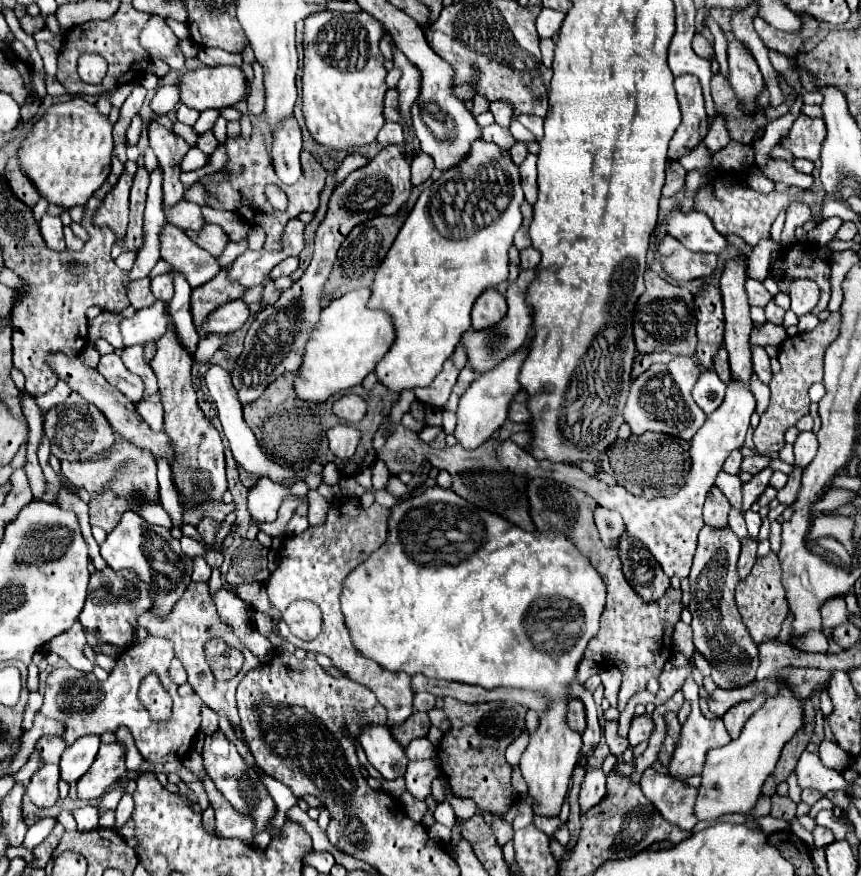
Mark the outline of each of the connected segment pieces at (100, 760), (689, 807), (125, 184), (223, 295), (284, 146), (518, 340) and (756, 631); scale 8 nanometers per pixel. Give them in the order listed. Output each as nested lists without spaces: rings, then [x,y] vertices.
[[[101,745],[93,767],[77,781],[77,797],[79,799],[99,799],[105,789],[117,779],[127,775],[125,753],[121,745]]]
[[[645,769],[641,777],[643,795],[659,809],[659,813],[673,825],[681,829],[693,829],[697,817],[693,813],[697,801],[697,787],[691,787],[671,775],[657,773],[655,769]]]
[[[127,161],[121,179],[107,193],[101,207],[93,215],[93,225],[95,227],[109,227],[117,235],[115,243],[119,243],[125,237],[127,219],[129,219],[129,189],[131,189],[135,171],[137,171],[137,163]]]
[[[221,269],[209,283],[195,287],[191,293],[191,315],[195,329],[199,333],[199,339],[205,339],[209,333],[203,329],[205,319],[215,311],[221,303],[229,303],[235,299],[241,299],[247,287],[241,283],[235,283],[225,269]]]
[[[287,117],[281,123],[281,127],[273,131],[273,145],[271,145],[275,171],[283,183],[295,183],[299,179],[301,175],[299,153],[301,153],[301,129],[295,117]]]
[[[529,269],[529,271],[519,271],[519,277],[515,283],[509,283],[507,287],[507,315],[495,325],[495,327],[487,327],[483,331],[465,331],[461,335],[461,345],[465,347],[465,353],[467,353],[467,363],[471,365],[471,369],[479,375],[495,369],[505,357],[509,357],[511,353],[519,351],[525,343],[527,343],[527,337],[529,337],[529,329],[531,329],[531,311],[529,311],[529,305],[525,303],[525,291],[529,287],[529,283],[533,281],[535,277],[535,271]]]
[[[769,551],[761,559],[757,559],[751,573],[739,581],[739,585],[735,589],[735,601],[737,601],[737,609],[743,617],[743,623],[749,631],[751,639],[757,645],[773,641],[779,635],[789,607],[785,603],[785,595],[783,595],[783,587],[781,587],[781,565],[777,563],[777,555],[773,551]]]

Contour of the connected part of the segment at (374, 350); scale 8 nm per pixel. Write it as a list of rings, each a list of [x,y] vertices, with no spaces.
[[[369,289],[349,291],[339,299],[333,299],[323,311],[313,327],[309,341],[305,345],[303,363],[297,369],[295,393],[303,401],[325,403],[331,395],[359,385],[383,359],[395,339],[395,329],[391,319],[383,311],[369,311],[365,303],[369,301]]]

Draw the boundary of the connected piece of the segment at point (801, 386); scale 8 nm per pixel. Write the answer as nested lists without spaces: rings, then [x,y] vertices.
[[[831,313],[831,317],[825,323],[819,323],[813,331],[809,333],[797,333],[795,337],[789,337],[781,347],[779,347],[779,363],[781,371],[773,375],[771,379],[771,403],[769,409],[761,415],[761,423],[757,425],[753,433],[755,449],[759,453],[769,453],[769,451],[779,451],[783,449],[783,433],[793,427],[803,415],[809,413],[809,395],[807,389],[823,380],[823,359],[825,349],[835,341],[839,335],[839,325],[841,325],[841,315]]]

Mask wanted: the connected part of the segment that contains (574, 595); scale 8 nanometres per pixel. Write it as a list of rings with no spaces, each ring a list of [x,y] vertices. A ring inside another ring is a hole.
[[[439,485],[425,489],[421,495],[411,497],[409,501],[403,501],[395,507],[389,509],[389,519],[387,519],[387,541],[373,553],[369,555],[367,561],[363,561],[349,577],[345,579],[343,593],[341,593],[341,611],[345,615],[345,625],[349,627],[351,641],[357,649],[359,655],[373,659],[387,671],[403,671],[407,675],[417,675],[423,673],[425,677],[431,679],[445,679],[445,681],[459,681],[459,683],[469,683],[469,685],[479,685],[485,689],[493,687],[517,687],[517,689],[531,689],[531,691],[543,691],[551,695],[551,705],[549,711],[541,717],[537,731],[531,735],[531,741],[521,757],[521,775],[527,781],[529,787],[529,797],[533,801],[533,815],[541,817],[557,817],[561,811],[561,805],[565,801],[567,789],[569,789],[569,779],[573,773],[573,767],[577,763],[579,751],[581,751],[581,735],[573,729],[567,727],[565,723],[565,707],[567,707],[567,687],[575,681],[577,675],[577,663],[583,657],[583,651],[587,643],[597,635],[599,631],[599,621],[601,613],[605,607],[605,583],[601,575],[595,571],[595,567],[569,543],[569,539],[563,539],[561,533],[553,535],[543,535],[543,533],[529,533],[521,531],[519,527],[513,527],[505,519],[497,519],[497,515],[489,515],[487,511],[467,507],[465,501],[453,493],[451,489],[441,489]]]

